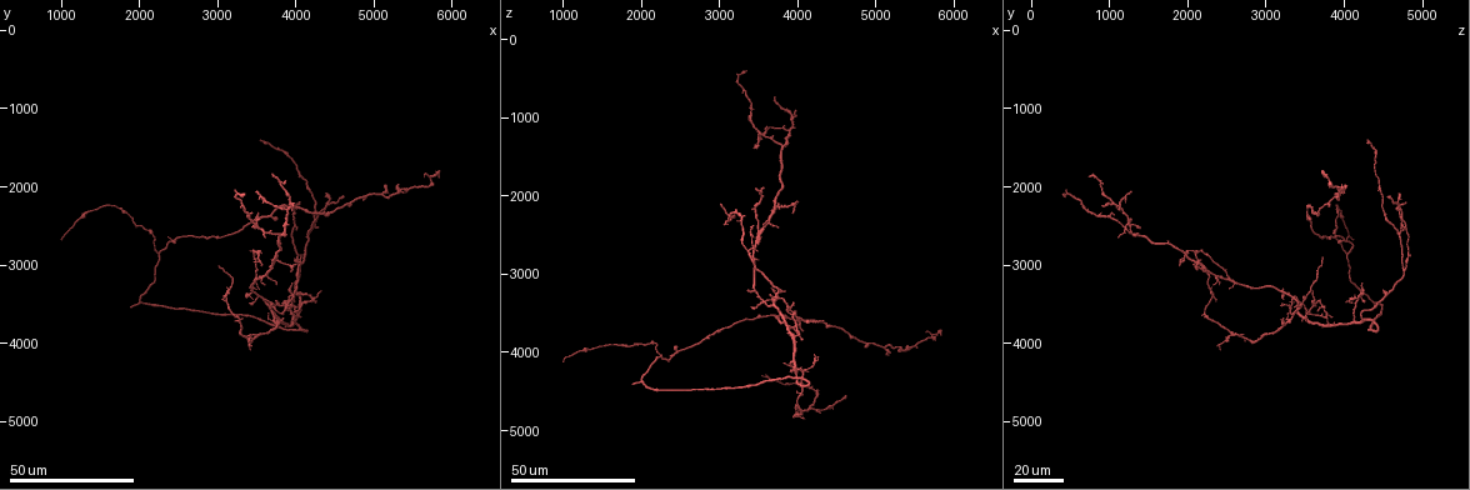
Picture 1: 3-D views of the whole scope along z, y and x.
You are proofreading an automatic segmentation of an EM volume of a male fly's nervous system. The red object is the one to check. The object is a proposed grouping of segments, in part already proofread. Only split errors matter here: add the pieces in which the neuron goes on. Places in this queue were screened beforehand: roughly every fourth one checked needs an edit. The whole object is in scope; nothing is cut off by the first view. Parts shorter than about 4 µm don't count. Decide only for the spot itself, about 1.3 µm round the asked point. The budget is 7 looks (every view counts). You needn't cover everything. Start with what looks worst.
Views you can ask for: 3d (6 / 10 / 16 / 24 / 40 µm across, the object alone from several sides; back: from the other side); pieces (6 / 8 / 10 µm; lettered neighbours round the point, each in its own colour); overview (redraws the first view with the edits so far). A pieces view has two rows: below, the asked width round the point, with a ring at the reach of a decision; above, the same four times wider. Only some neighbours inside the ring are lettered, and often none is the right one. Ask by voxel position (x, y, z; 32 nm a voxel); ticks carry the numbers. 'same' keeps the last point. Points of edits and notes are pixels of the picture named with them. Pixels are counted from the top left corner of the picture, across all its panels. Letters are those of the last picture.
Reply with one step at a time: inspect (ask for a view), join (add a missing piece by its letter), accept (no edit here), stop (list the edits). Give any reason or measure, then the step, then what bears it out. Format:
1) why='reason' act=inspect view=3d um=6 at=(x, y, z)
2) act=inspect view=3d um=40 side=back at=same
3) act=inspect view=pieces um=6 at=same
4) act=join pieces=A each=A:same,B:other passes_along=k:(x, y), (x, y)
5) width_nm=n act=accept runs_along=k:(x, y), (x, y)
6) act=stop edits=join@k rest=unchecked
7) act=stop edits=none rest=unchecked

why='branch stops here' act=inspect view=3d um=40 at=(1900, 3500, 4450)

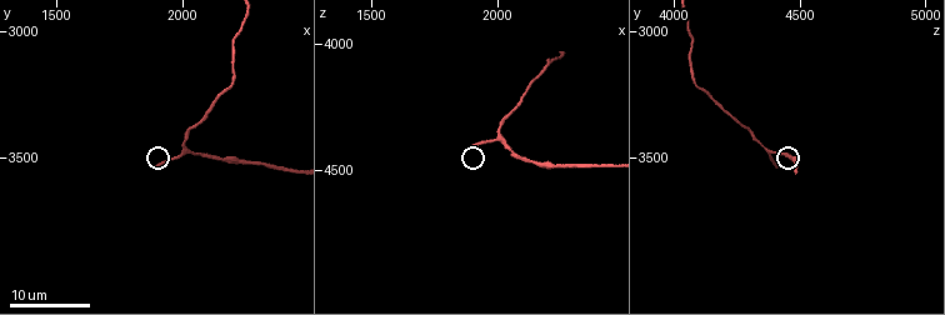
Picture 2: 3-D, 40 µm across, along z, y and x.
act=inspect view=pieces um=6 at=(1890, 3540, 4410)

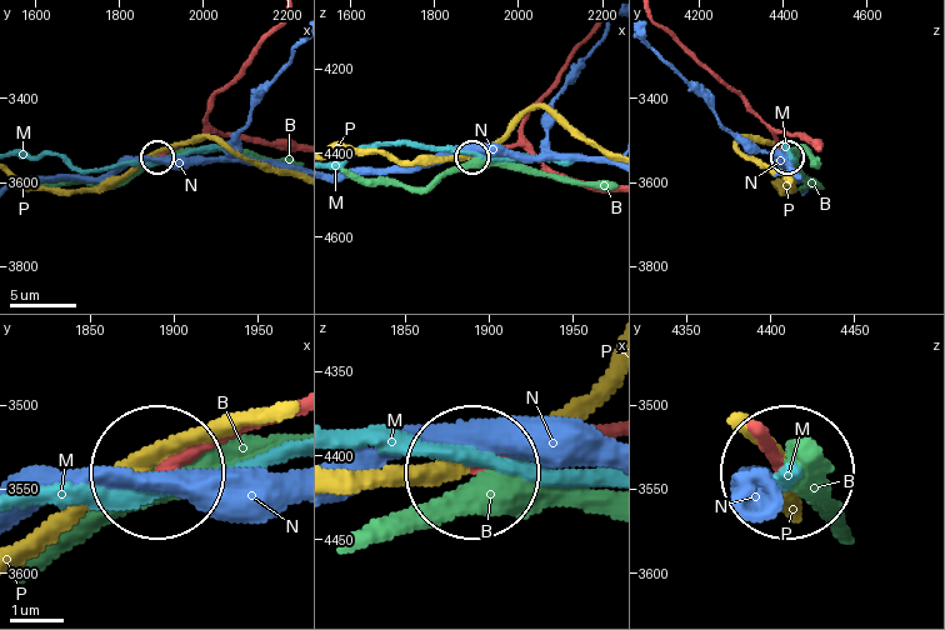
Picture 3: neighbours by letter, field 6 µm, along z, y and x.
act=accept each=B:other,M:other,N:other,P:other found='no lettered piece goes on from it'

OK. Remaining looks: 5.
why='thin end' act=inspect view=3d um=24 at=(5800, 1900, 3750)

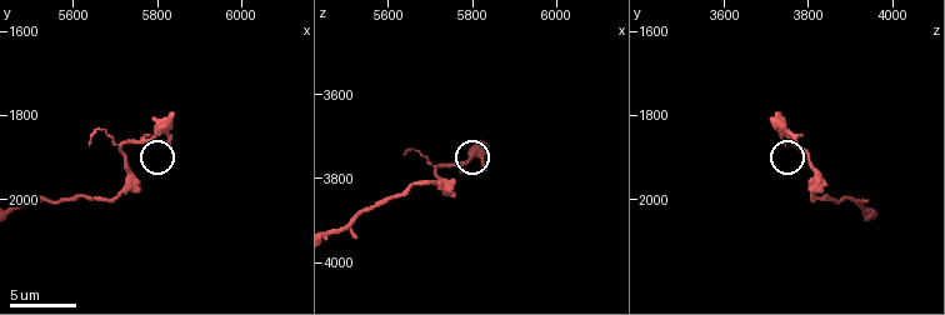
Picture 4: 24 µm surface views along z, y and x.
act=inspect view=3d um=6 at=(5835, 1880, 3775)

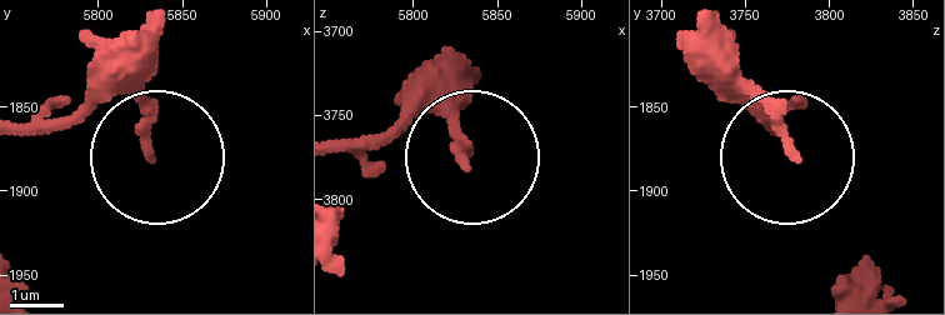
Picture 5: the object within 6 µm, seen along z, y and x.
why='what lies round it' act=inspect view=pieces um=10 at=(5832, 1876, 3776)

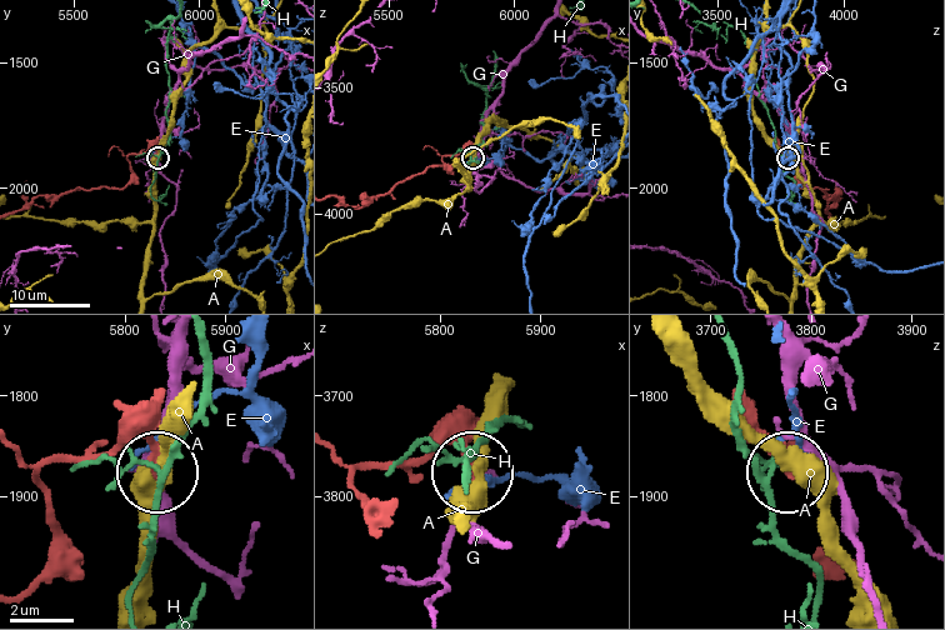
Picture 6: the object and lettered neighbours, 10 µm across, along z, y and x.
act=accept each=A:other,E:other,G:other,H:other found='none of them fits'

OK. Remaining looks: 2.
why='free end' act=inspect view=3d um=40 at=(3200, 2050, 450)

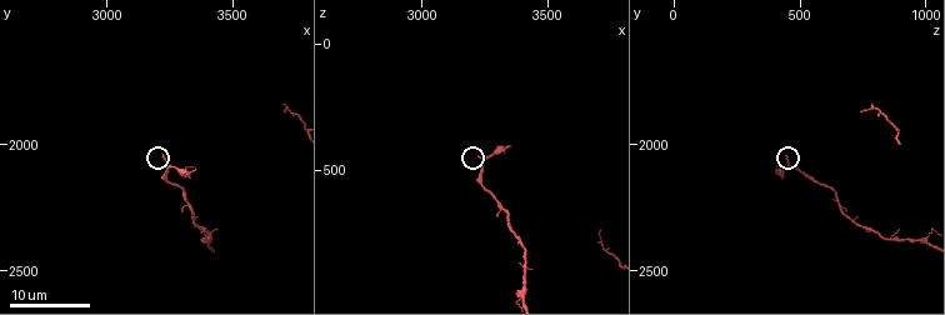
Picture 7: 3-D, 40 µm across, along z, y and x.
act=inspect view=pieces um=10 at=(3220, 2050, 440)

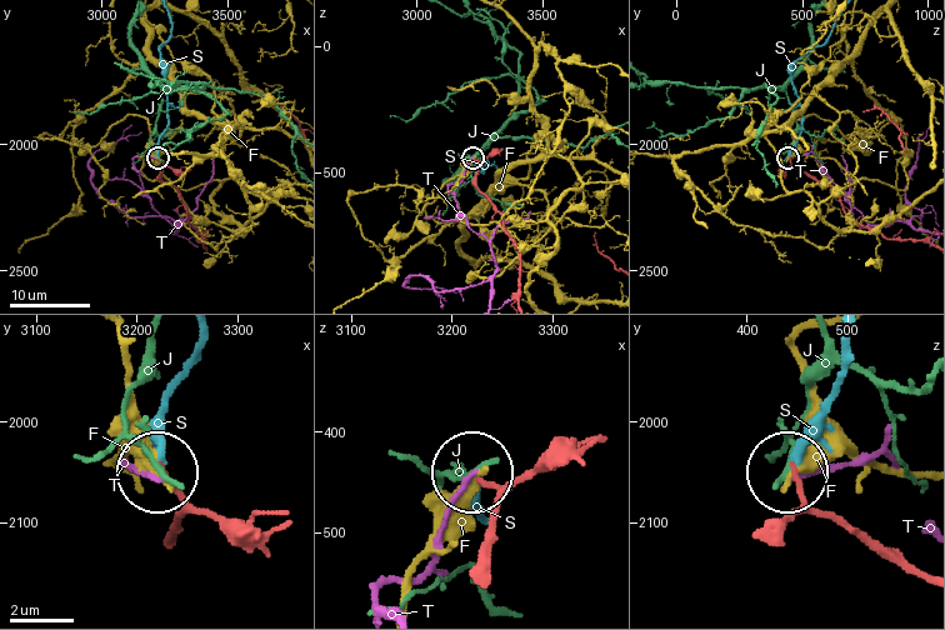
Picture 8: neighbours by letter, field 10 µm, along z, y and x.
width_nm=170 act=accept each=F:other,J:other,S:other,T:other runs_along=8:(924, 576), (811, 506), (790, 469) found='no lettered piece goes on from it'

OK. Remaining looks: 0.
act=stop edits=none rest=unchecked

